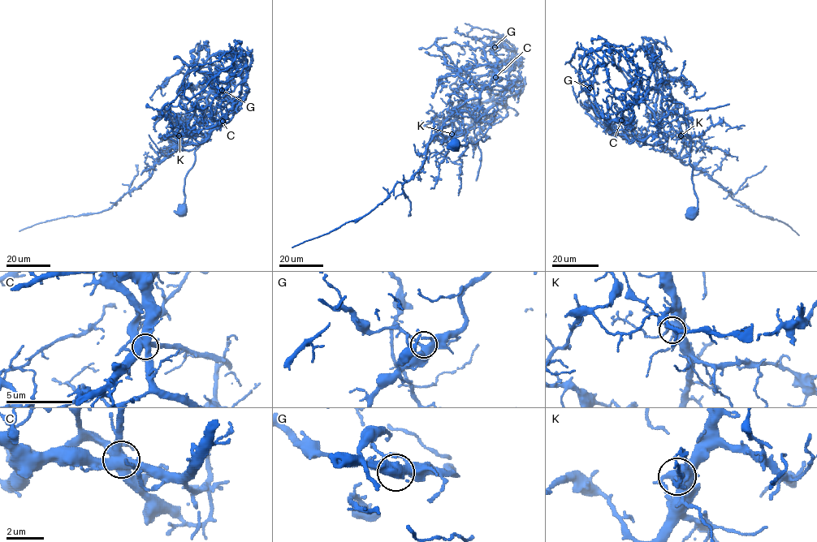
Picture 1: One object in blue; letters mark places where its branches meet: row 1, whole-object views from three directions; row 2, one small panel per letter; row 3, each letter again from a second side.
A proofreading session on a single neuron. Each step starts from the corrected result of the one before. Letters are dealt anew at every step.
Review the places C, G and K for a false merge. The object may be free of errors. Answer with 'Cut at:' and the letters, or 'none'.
Cut at: C

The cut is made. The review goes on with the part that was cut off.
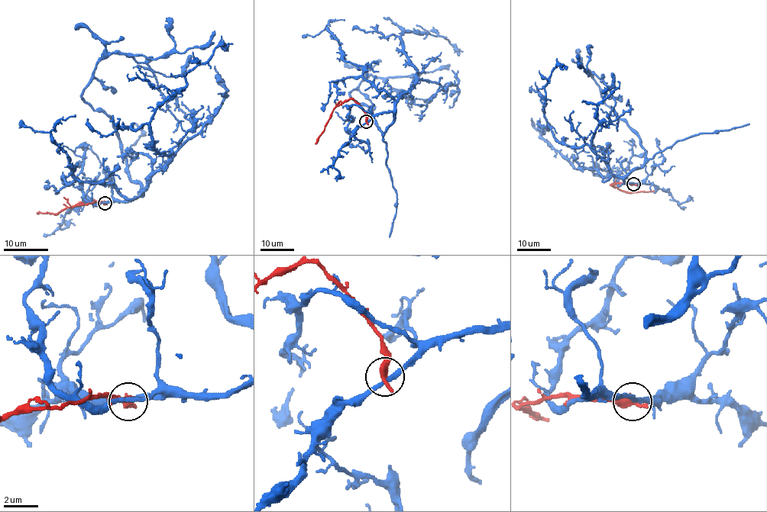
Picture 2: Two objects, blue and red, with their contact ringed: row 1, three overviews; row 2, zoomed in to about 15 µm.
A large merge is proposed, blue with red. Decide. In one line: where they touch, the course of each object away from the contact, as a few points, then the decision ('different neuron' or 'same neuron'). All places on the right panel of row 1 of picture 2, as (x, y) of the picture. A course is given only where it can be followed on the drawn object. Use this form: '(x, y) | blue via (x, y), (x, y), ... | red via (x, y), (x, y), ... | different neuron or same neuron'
(633, 184) | blue via (634, 184), (624, 179), (644, 162), (645, 150), (587, 72), (606, 85), (617, 131) | red via (633, 184), (611, 185), (626, 191), (656, 191) | different neuron

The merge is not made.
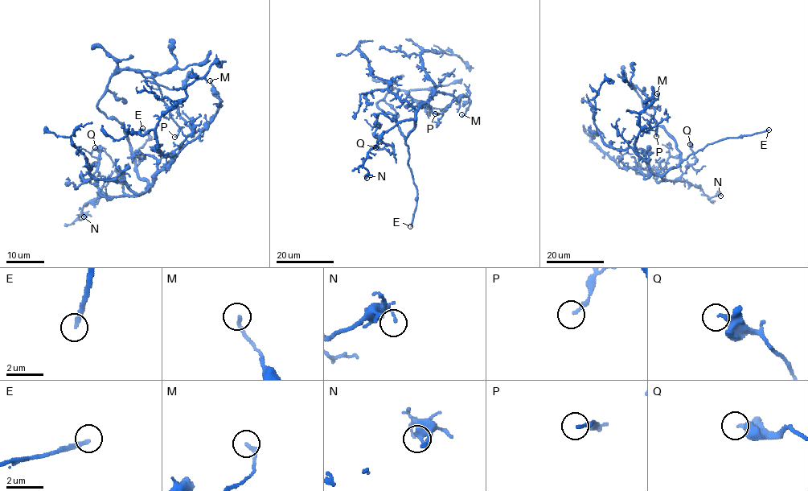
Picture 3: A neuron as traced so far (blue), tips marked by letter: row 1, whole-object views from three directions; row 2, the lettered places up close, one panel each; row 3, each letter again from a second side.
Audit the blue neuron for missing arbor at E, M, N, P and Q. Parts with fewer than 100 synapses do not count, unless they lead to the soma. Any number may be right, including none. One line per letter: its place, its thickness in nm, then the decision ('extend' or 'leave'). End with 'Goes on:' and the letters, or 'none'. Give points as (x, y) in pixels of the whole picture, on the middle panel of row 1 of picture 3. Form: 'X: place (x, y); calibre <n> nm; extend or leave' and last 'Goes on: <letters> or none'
E: place (410, 226); calibre 220 nm; extend
M: place (461, 114); calibre 200 nm; leave
N: place (367, 178); calibre 90 nm; leave
P: place (435, 113); calibre 170 nm; leave
Q: place (375, 147); calibre 320 nm; leave
Goes on: E

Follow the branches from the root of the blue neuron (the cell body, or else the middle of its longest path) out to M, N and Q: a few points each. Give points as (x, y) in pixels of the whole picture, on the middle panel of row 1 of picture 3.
M: (408, 135), (414, 126), (415, 112), (436, 92), (466, 96), (469, 105), (461, 114)
N: (408, 135), (414, 126), (412, 119), (399, 121), (379, 138), (363, 162), (362, 167), (368, 171), (367, 178)
Q: (408, 135), (414, 126), (412, 119), (399, 121), (380, 138), (392, 147), (391, 153), (383, 148), (375, 147)

